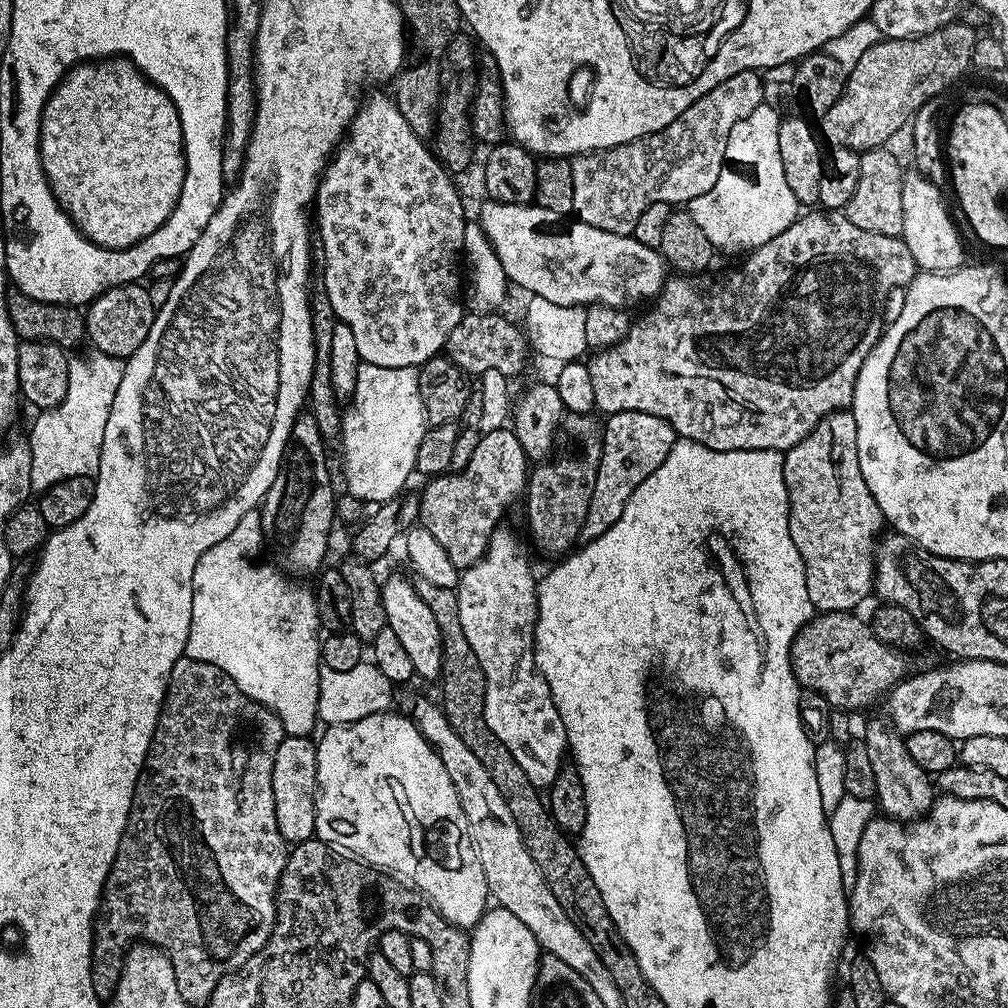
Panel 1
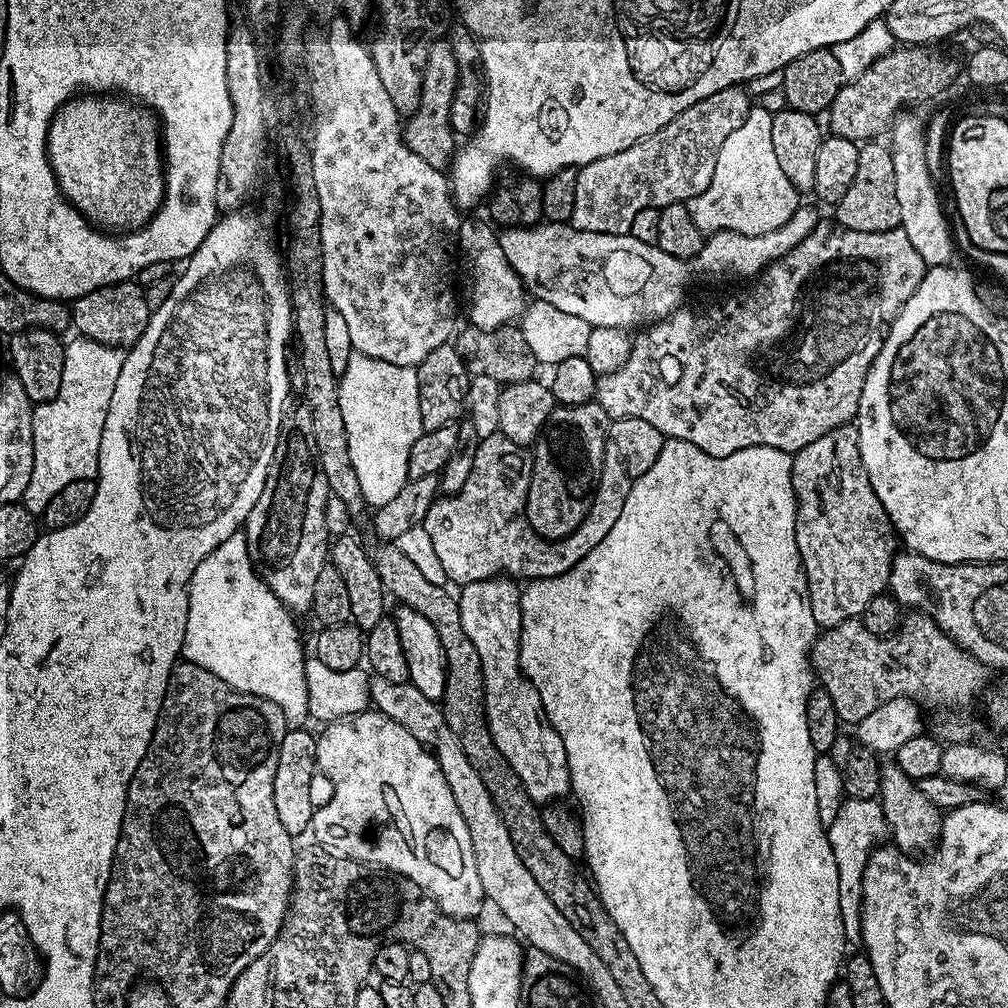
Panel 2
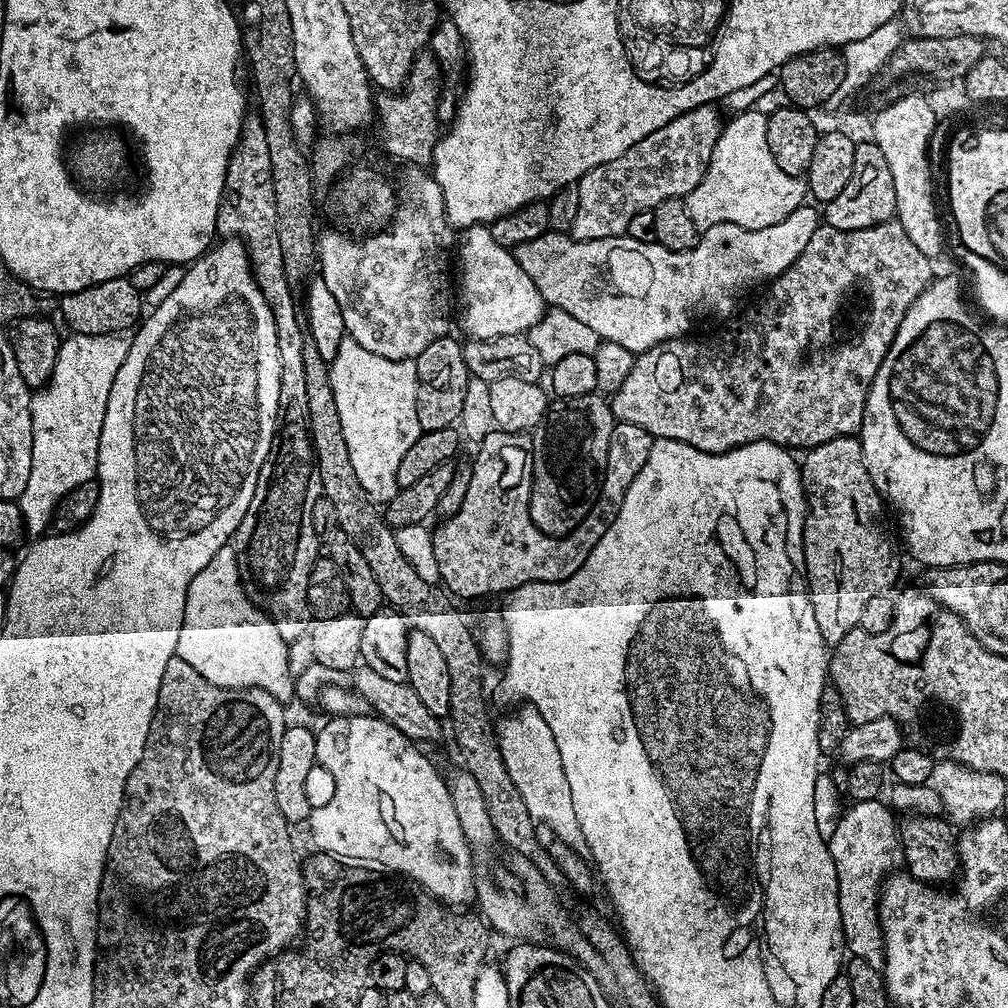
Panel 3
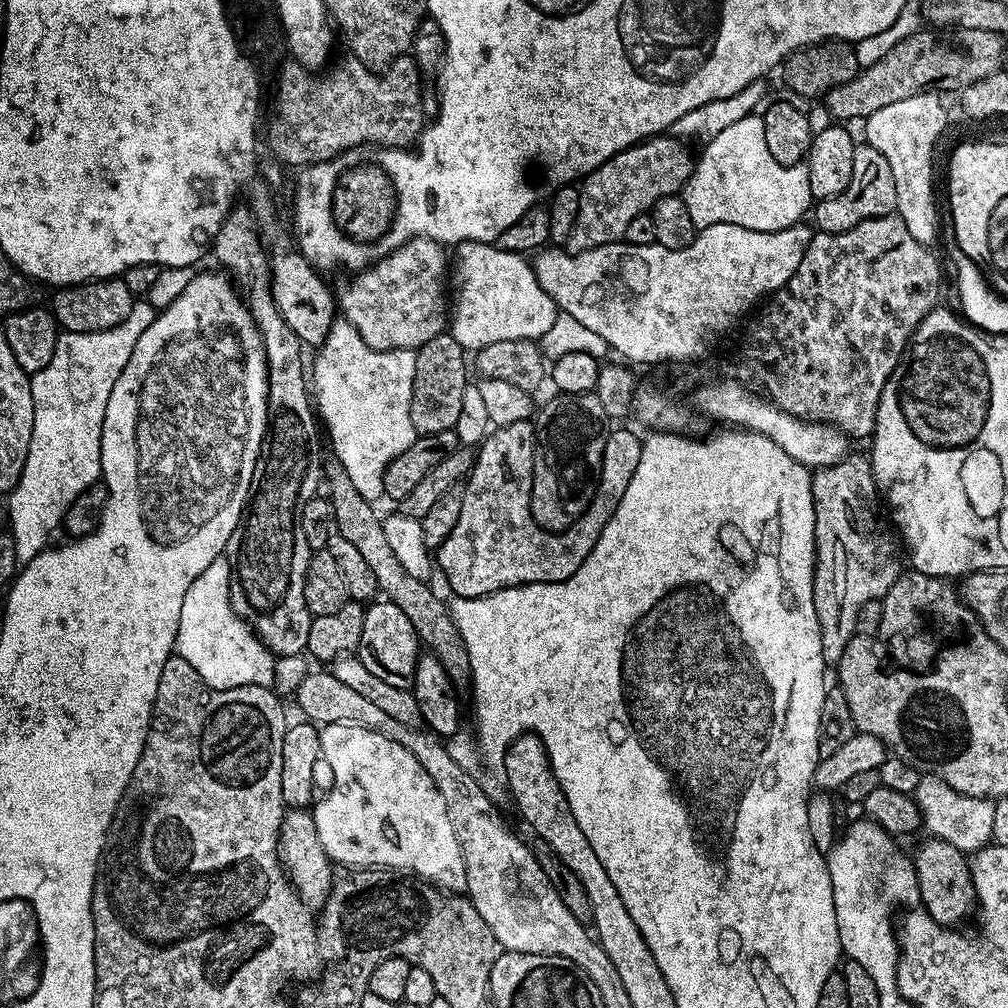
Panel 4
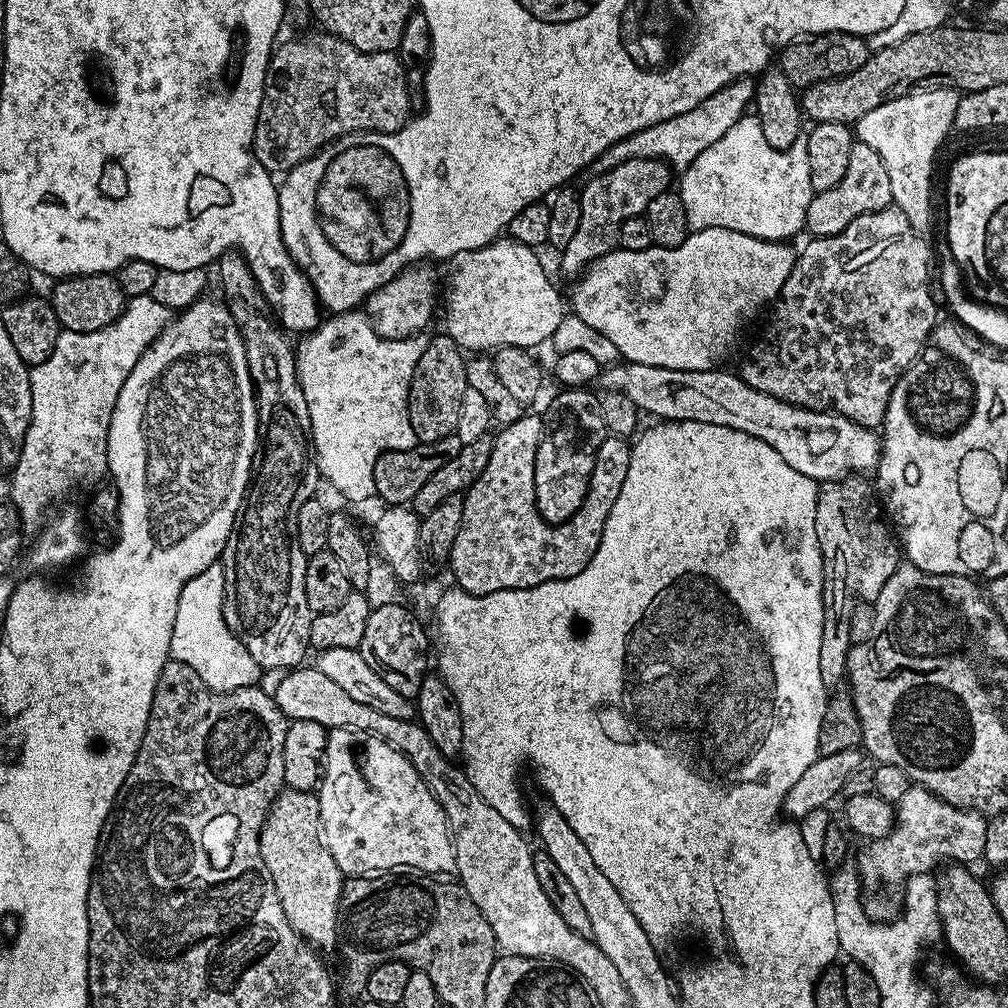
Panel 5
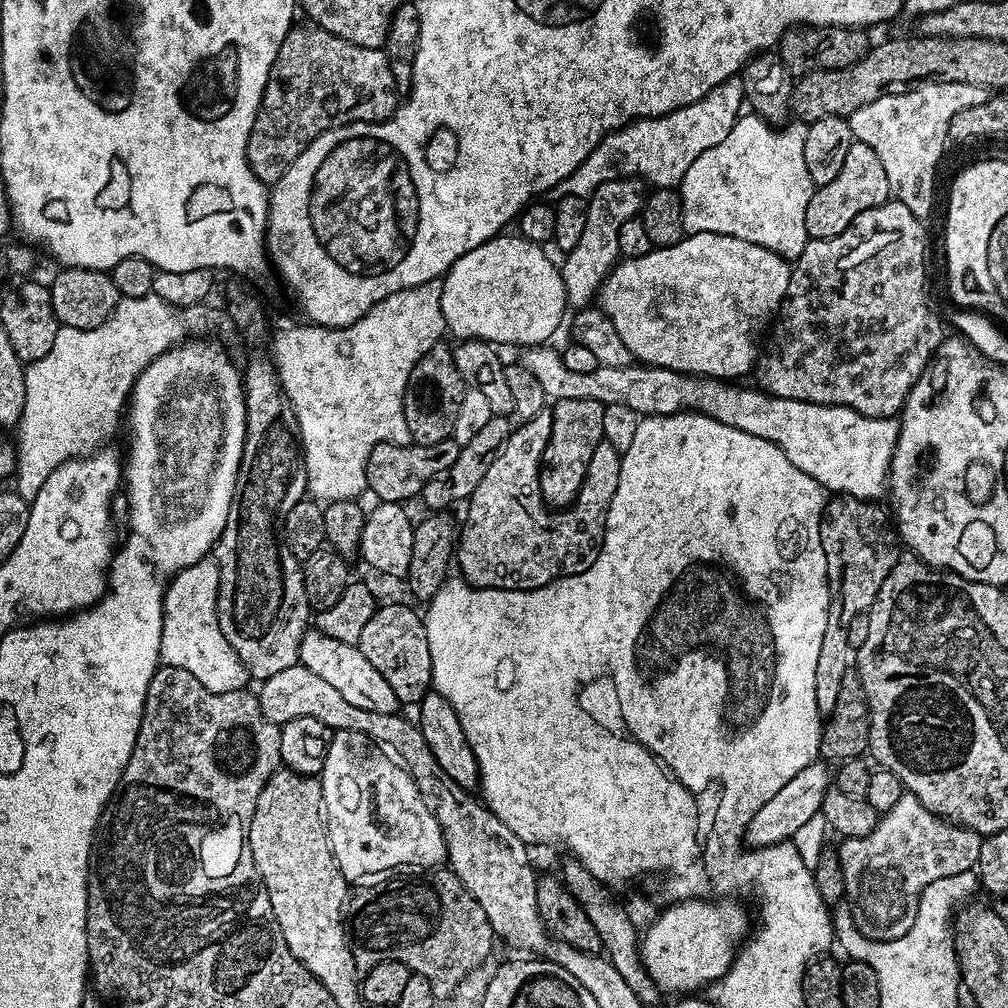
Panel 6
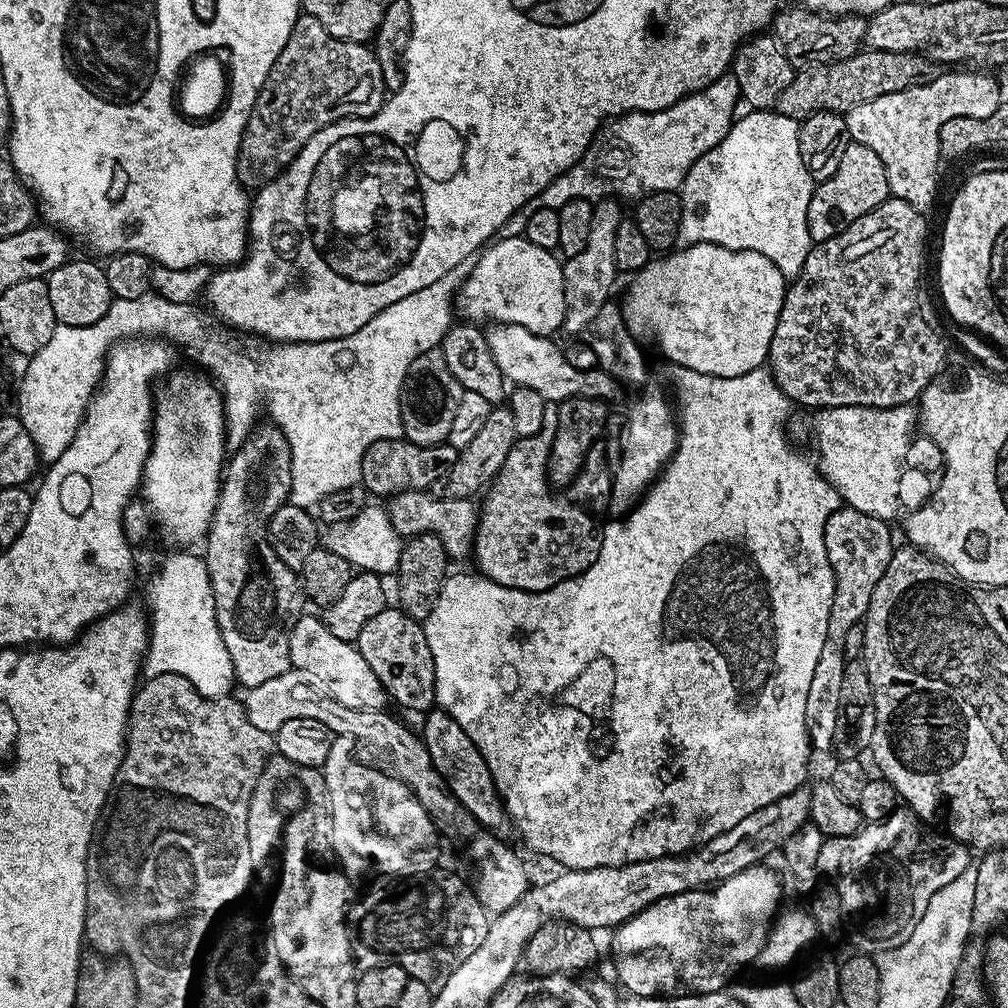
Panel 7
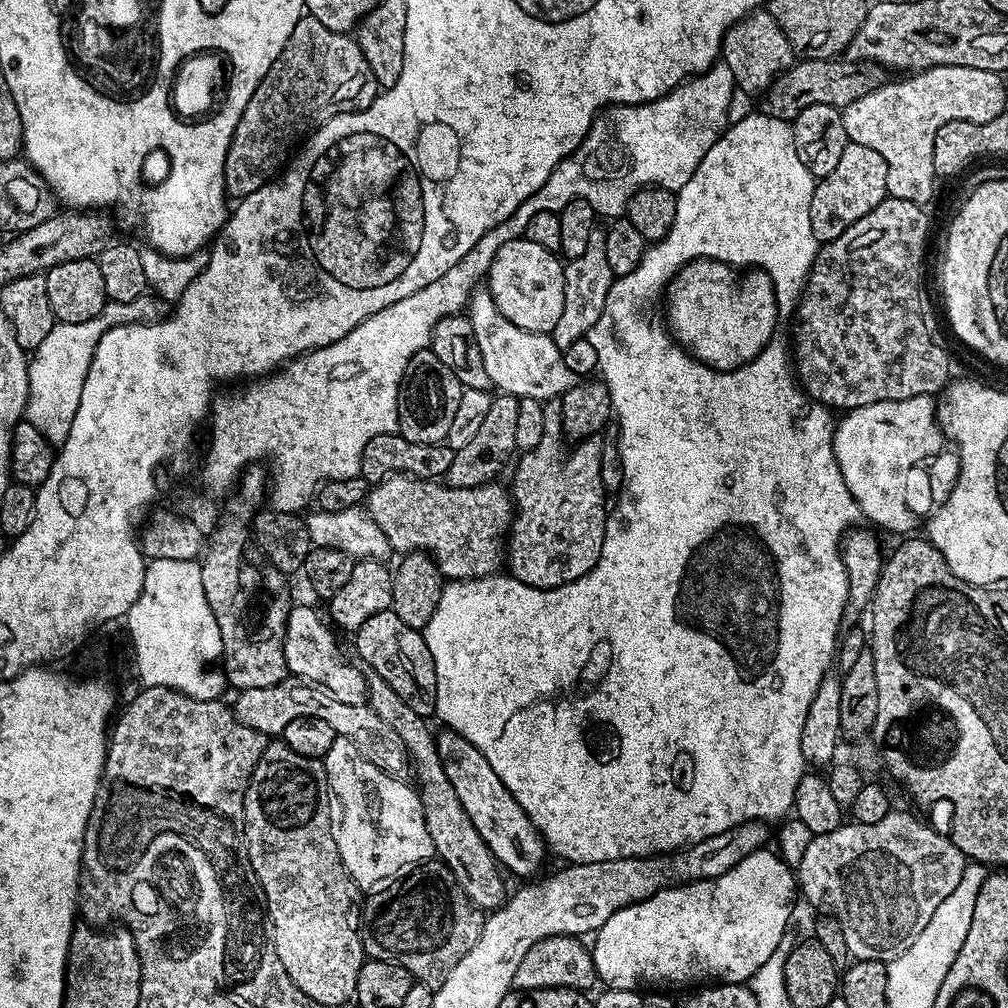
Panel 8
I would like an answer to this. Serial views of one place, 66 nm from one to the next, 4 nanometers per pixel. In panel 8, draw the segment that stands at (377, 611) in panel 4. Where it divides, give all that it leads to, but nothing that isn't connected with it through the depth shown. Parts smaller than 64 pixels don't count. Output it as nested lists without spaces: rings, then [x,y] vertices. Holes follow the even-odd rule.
[[[391,610],[374,614],[374,618],[366,618],[362,626],[354,633],[356,652],[369,665],[371,671],[379,674],[384,681],[414,710],[414,714],[425,718],[431,717],[436,710],[436,691],[438,678],[434,674],[434,658],[430,654],[430,646],[426,646],[423,631],[406,626],[398,614]]]

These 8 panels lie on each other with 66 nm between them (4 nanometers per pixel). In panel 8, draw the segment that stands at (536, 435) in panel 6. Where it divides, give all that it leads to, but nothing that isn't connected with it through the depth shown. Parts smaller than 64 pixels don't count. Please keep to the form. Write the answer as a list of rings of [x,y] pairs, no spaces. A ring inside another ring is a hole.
[[[556,410],[546,411],[546,430],[542,430],[542,438],[538,442],[538,446],[534,446],[534,450],[523,453],[515,461],[516,473],[512,476],[512,484],[510,483],[510,495],[514,505],[514,519],[510,525],[510,535],[506,540],[506,564],[509,564],[510,575],[516,580],[521,580],[524,584],[529,584],[535,588],[556,588],[559,584],[568,584],[572,580],[577,580],[579,576],[586,575],[589,570],[598,562],[598,558],[602,554],[602,542],[604,541],[604,522],[606,519],[606,507],[604,508],[604,499],[606,493],[602,486],[602,446],[604,445],[603,435],[585,436],[583,440],[573,443],[572,453],[569,454],[566,449],[566,440],[564,437],[564,428],[560,425],[560,414]]]

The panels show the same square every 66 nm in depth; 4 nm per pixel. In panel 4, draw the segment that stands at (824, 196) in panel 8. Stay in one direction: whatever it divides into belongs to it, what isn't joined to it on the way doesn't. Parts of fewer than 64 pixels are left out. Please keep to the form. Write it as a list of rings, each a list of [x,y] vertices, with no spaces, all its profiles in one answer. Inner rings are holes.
[[[867,142],[857,143],[854,150],[854,174],[850,174],[850,186],[834,198],[819,201],[814,208],[815,227],[821,232],[845,232],[867,220],[879,216],[890,216],[896,212],[896,191],[894,173],[890,171],[890,162],[874,150]]]

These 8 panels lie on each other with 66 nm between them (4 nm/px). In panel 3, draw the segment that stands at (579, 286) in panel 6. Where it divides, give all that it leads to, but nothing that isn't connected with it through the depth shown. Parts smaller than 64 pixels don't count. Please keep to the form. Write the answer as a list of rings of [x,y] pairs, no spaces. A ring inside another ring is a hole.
[[[716,104],[698,106],[694,110],[684,112],[674,122],[666,122],[662,130],[654,130],[654,134],[646,134],[642,142],[630,146],[626,154],[614,158],[614,162],[606,162],[594,166],[576,184],[578,190],[578,215],[574,218],[571,237],[574,240],[597,240],[611,236],[625,235],[630,226],[630,218],[639,212],[647,212],[657,208],[664,200],[687,198],[690,190],[702,182],[708,164],[714,154],[714,146],[720,137],[722,119]]]

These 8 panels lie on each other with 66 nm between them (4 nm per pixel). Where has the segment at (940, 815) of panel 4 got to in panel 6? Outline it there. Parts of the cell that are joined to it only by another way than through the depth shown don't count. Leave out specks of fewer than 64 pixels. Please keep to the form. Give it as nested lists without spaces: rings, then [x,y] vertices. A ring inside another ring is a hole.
[[[907,794],[898,798],[894,810],[883,813],[877,819],[874,830],[866,834],[863,840],[845,839],[845,885],[862,883],[864,867],[868,864],[868,888],[876,892],[876,896],[865,902],[864,909],[855,913],[854,919],[860,933],[869,940],[902,938],[902,934],[914,926],[922,890],[926,890],[930,882],[963,872],[971,873],[978,862],[981,839],[980,833],[936,816],[926,810],[916,796]]]

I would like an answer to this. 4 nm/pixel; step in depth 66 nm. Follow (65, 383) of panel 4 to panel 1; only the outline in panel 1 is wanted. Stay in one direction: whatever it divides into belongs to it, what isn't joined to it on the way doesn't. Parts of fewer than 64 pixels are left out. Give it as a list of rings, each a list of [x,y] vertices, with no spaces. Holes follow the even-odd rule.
[[[89,351],[89,356],[73,355],[68,362],[70,382],[66,386],[66,398],[56,408],[39,413],[27,433],[30,446],[30,482],[33,493],[43,494],[49,487],[66,479],[81,476],[95,477],[102,454],[102,438],[106,434],[106,418],[110,418],[110,406],[114,406],[114,394],[118,394],[118,382],[122,382],[125,361],[105,352]]]

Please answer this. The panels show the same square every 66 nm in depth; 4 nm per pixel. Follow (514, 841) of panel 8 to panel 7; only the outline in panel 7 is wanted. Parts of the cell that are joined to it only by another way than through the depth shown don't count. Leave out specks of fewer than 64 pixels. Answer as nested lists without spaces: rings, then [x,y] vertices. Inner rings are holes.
[[[432,710],[423,717],[424,732],[422,739],[438,774],[448,784],[448,788],[458,798],[458,802],[476,820],[481,829],[487,830],[501,838],[507,837],[510,832],[508,811],[500,800],[498,790],[494,786],[494,778],[474,742],[470,742],[470,734],[450,718],[450,714],[439,710]]]

